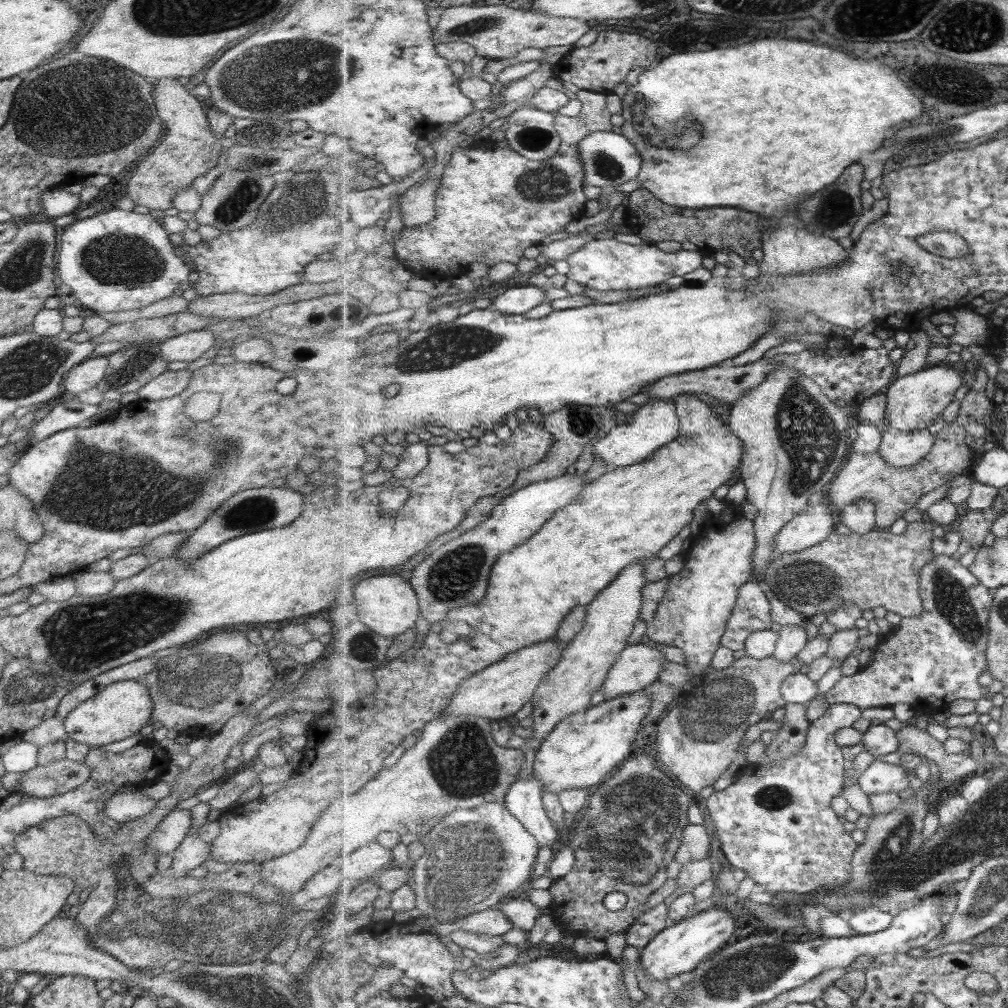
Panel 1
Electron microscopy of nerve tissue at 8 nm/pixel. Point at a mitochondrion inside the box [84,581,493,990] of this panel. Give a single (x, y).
(218, 926)

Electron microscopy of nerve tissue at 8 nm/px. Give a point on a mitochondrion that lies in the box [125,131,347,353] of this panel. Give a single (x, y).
(287, 214)

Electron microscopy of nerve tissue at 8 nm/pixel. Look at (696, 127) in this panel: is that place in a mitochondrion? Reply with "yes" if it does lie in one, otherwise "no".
yes

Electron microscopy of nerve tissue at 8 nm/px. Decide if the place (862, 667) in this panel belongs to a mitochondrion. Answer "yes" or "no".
no

